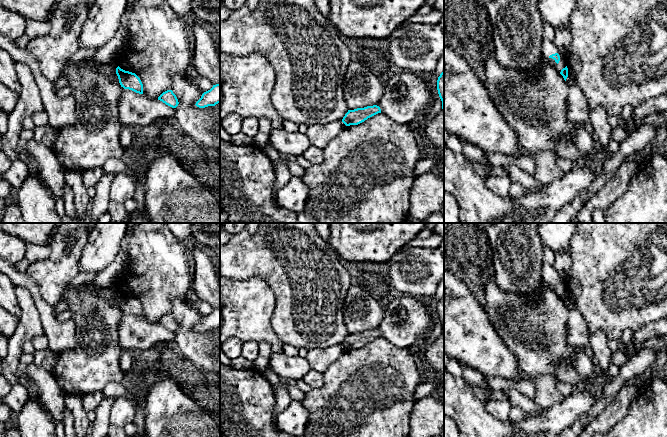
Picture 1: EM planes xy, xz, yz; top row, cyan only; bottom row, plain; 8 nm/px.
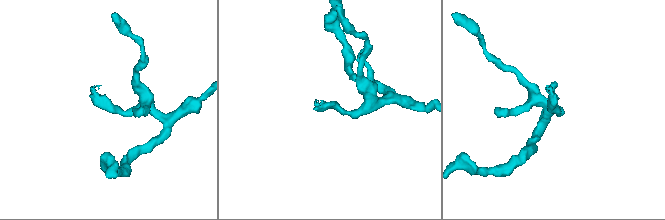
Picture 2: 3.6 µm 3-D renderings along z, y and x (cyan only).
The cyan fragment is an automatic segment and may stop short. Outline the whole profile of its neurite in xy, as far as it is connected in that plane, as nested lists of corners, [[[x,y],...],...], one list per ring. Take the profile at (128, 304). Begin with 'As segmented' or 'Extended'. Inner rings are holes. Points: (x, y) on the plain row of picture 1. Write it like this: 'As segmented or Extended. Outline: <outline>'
As segmented. Outline: [[[118,290],[116,292],[116,298],[121,311],[143,318],[143,308],[135,297],[125,295]]]

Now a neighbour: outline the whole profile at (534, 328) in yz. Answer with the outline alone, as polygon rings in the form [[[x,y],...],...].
[[[492,276],[485,287],[485,303],[482,306],[498,335],[517,357],[523,379],[534,381],[540,376],[553,375],[573,387],[584,383],[575,369],[575,353],[580,348],[571,347],[567,341],[568,309],[545,281],[537,294],[522,297],[512,291],[503,291]]]

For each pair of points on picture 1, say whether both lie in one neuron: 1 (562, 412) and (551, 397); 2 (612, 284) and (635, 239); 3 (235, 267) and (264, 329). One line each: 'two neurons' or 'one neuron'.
1: two neurons
2: one neuron
3: two neurons

